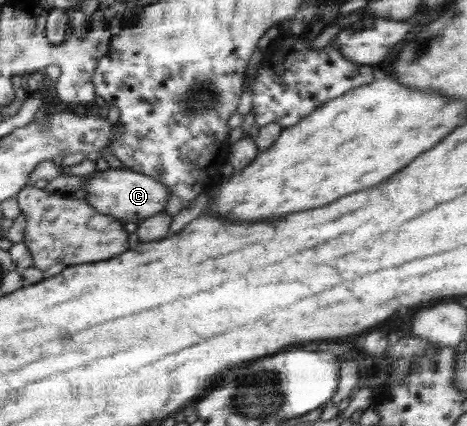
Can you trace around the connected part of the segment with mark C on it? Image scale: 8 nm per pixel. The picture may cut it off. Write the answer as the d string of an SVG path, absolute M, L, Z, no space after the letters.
M123 167L122 169L95 170L87 174L85 187L87 189L88 202L103 214L113 215L113 218L122 221L139 224L155 214L165 213L168 208L171 191L165 183L151 178L141 171L133 171Z

